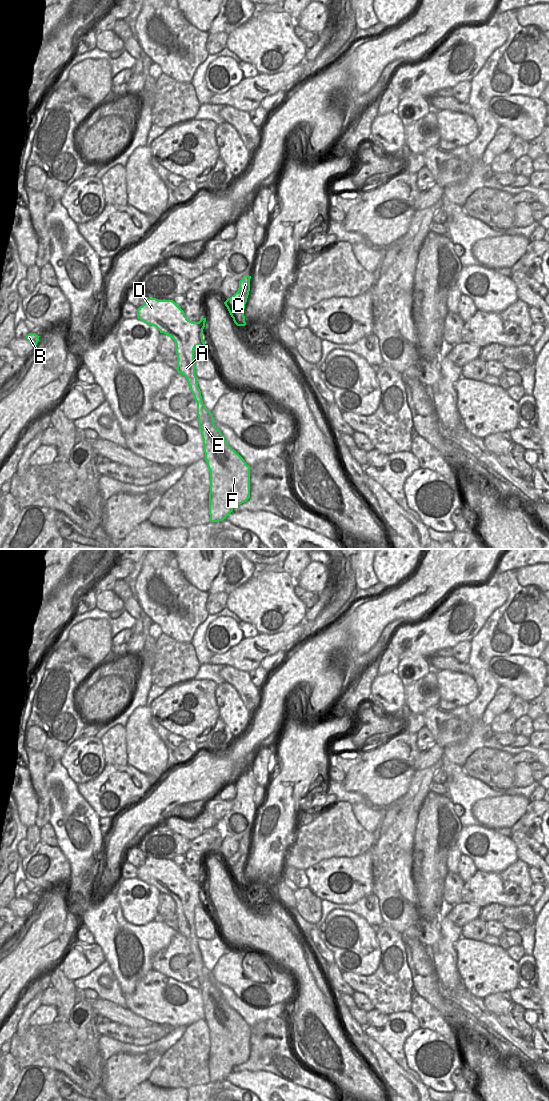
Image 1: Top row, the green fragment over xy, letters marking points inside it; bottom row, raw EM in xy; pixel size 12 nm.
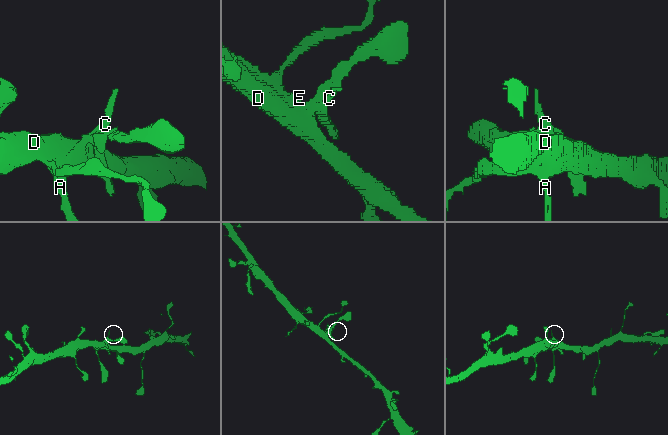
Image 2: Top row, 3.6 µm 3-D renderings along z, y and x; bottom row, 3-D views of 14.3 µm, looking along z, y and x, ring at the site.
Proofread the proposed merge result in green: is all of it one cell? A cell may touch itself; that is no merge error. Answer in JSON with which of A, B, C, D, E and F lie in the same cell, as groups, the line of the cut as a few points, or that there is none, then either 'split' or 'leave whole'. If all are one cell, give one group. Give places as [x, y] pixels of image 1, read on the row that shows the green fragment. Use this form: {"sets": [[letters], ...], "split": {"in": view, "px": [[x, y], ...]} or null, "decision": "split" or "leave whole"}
{"sets": [["A", "B", "C", "D", "E", "F"]], "split": null, "decision": "leave whole"}

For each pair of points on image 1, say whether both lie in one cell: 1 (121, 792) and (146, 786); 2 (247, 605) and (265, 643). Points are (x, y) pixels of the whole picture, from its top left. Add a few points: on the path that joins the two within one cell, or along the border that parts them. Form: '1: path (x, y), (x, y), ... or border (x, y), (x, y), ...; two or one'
1: path (127, 786), (140, 786); one
2: border (283, 631), (258, 633); two

